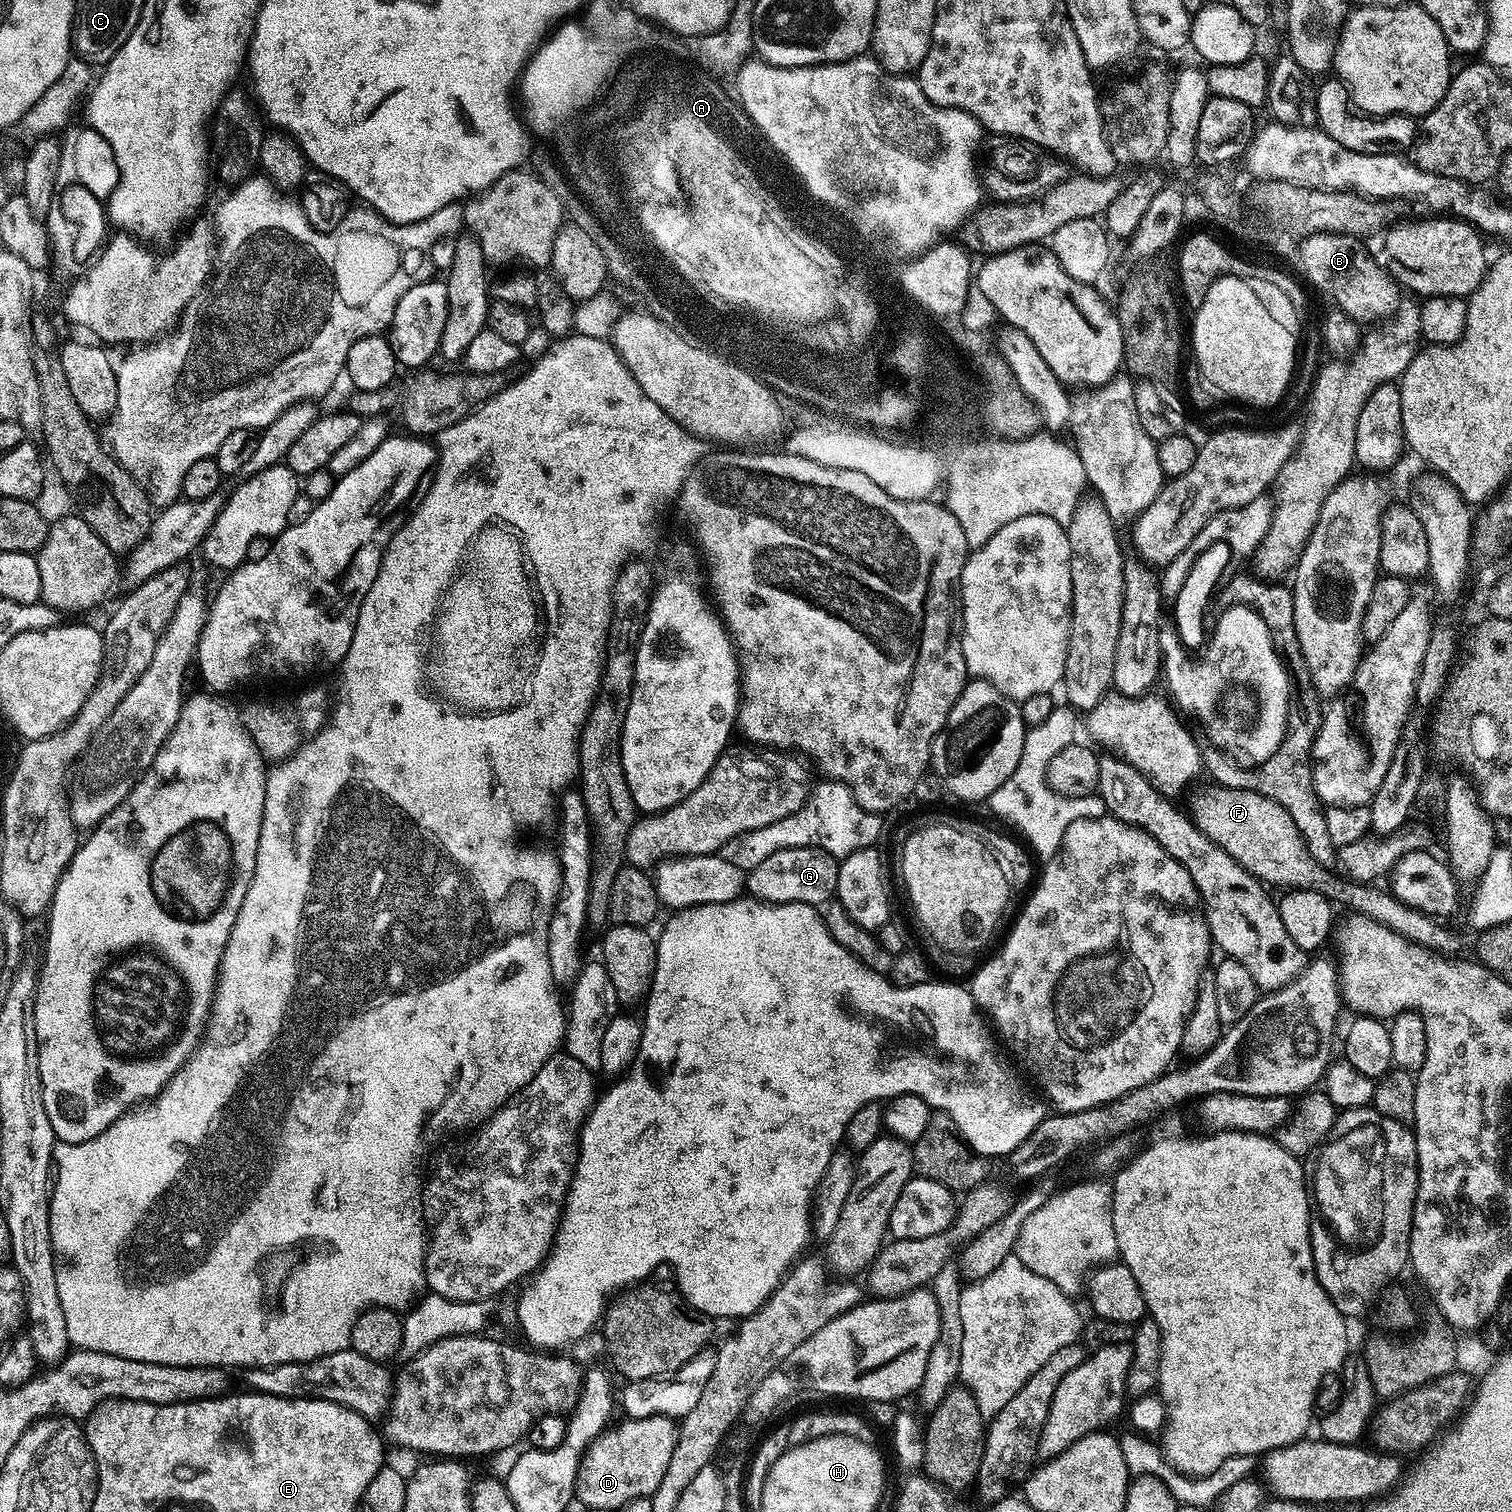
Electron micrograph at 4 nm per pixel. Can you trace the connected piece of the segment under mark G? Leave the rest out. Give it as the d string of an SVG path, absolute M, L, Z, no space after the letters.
M820 848L778 850L778 854L770 854L770 858L766 858L766 862L758 862L758 866L751 869L746 878L746 892L749 897L771 904L810 904L818 906L822 902L835 897L839 869L840 860Z

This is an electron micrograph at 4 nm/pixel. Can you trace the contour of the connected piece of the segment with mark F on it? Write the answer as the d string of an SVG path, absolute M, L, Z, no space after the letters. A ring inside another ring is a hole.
M1208 782L1205 788L1200 788L1193 794L1188 808L1187 811L1193 822L1196 823L1196 828L1202 830L1202 834L1206 834L1206 838L1210 838L1210 842L1222 846L1222 850L1226 850L1226 854L1230 854L1230 858L1234 858L1234 862L1238 862L1248 873L1265 885L1277 884L1280 890L1293 888L1318 890L1328 900L1334 896L1340 896L1340 892L1344 892L1344 888L1340 888L1340 884L1336 884L1336 878L1332 880L1337 873L1333 869L1324 868L1312 857L1298 826L1294 826L1294 818L1290 818L1290 814L1286 814L1283 806L1272 797L1264 796L1254 790L1221 788L1215 782Z

